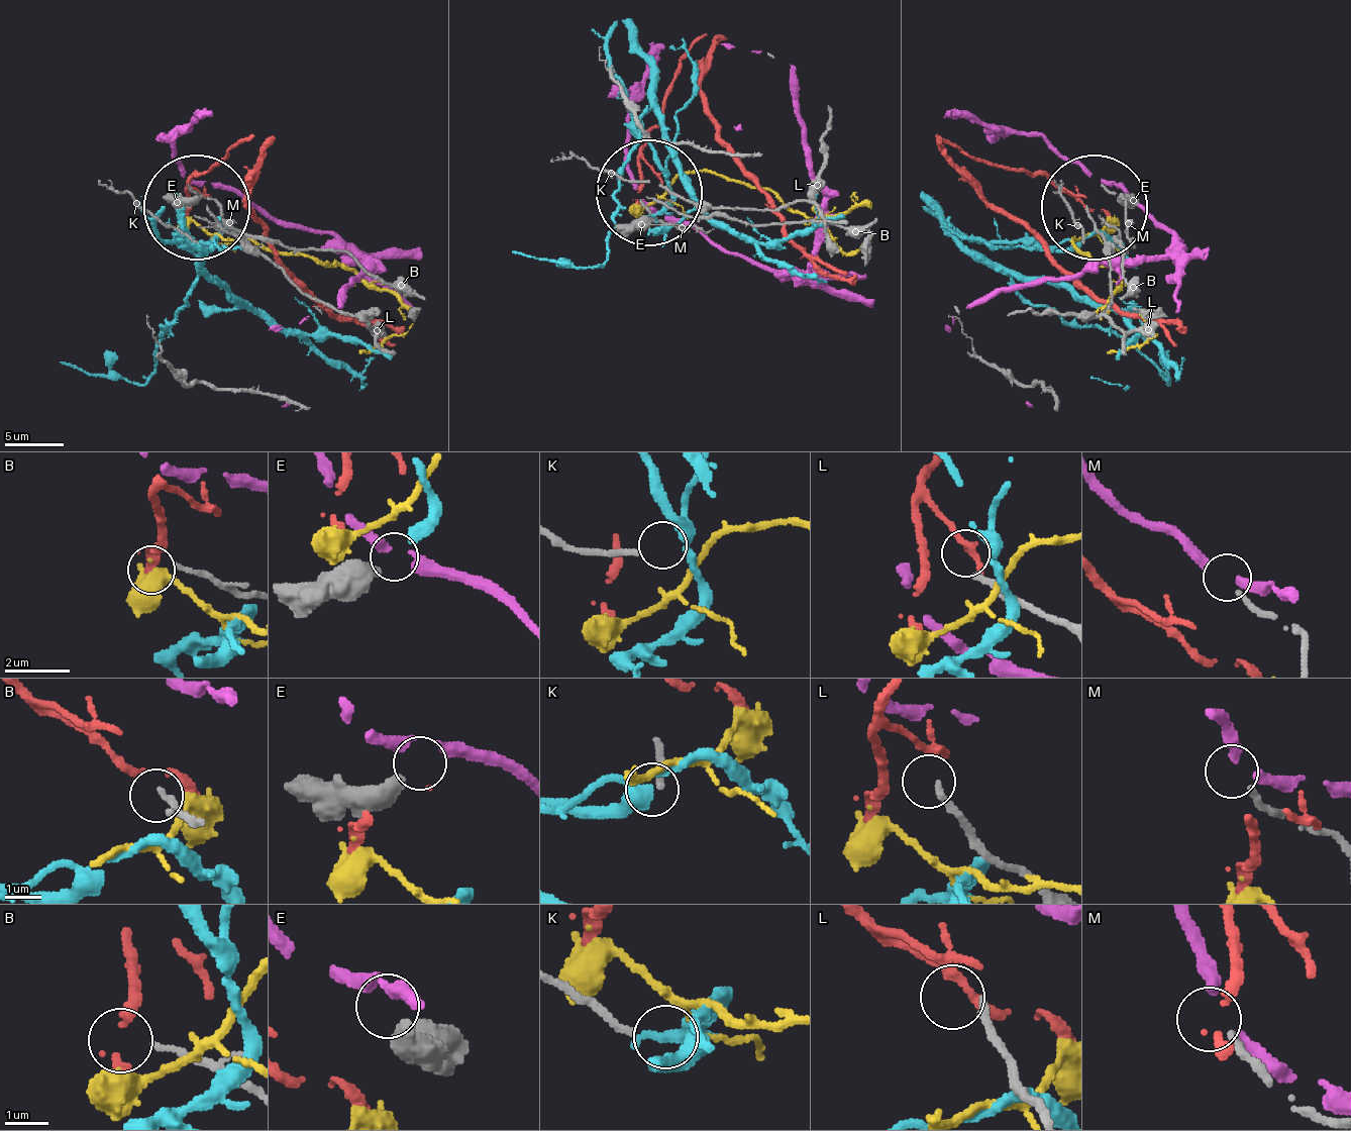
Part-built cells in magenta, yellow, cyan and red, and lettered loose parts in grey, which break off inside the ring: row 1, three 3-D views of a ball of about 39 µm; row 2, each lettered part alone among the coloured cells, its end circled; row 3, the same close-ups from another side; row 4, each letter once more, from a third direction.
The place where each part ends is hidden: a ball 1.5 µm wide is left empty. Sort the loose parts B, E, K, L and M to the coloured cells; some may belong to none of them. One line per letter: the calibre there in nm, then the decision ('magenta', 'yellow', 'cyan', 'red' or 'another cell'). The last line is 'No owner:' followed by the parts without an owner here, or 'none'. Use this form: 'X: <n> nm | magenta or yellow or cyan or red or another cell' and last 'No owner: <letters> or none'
B: 120 nm | another cell
E: 460 nm | magenta
K: 160 nm | cyan
L: 160 nm | another cell
M: 170 nm | another cell
No owner: B, L, M

